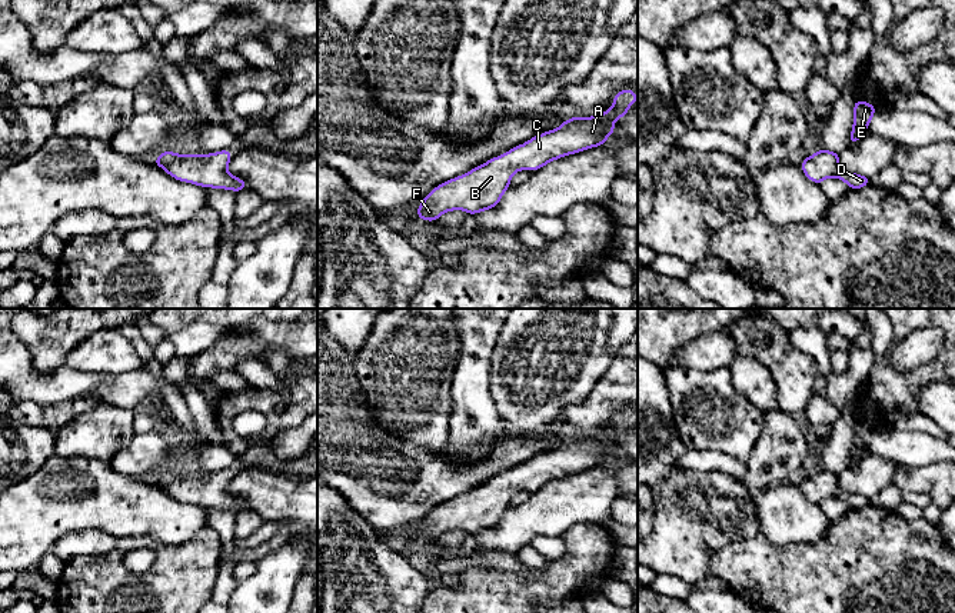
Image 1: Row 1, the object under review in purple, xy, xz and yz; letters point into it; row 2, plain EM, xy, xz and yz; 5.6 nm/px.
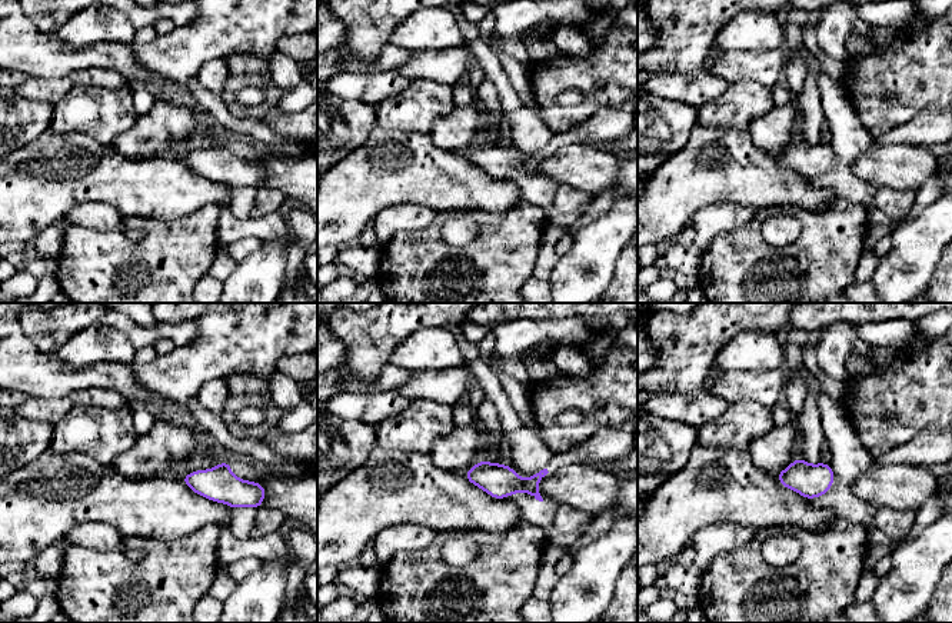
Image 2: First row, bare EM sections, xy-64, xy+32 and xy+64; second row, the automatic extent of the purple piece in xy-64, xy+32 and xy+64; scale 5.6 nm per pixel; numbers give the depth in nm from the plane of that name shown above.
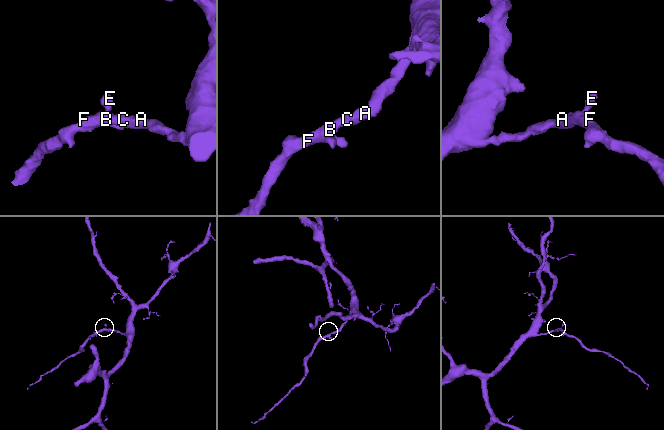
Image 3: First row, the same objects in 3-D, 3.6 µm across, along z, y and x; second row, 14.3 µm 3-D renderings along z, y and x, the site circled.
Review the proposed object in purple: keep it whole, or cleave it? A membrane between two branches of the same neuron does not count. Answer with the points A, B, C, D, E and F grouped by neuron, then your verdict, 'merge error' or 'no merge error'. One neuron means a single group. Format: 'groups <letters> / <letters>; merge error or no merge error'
groups A B C D E F; no merge error

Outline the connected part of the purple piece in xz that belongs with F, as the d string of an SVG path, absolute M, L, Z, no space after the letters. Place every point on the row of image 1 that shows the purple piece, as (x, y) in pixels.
M630 89L618 91L608 111L590 117L570 117L558 129L538 134L470 171L440 183L417 206L416 219L436 221L452 210L476 214L496 207L516 171L535 171L552 160L606 144L606 139L615 134L615 121L622 119L636 100L638 94Z

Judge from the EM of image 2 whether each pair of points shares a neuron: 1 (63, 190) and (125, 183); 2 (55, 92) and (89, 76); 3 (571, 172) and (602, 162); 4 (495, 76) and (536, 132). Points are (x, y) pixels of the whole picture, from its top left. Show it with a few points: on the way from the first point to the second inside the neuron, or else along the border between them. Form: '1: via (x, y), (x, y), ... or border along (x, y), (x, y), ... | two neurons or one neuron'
1: via (79, 183), (109, 183) | one neuron
2: via (63, 85), (80, 77) | one neuron
3: via (578, 166), (595, 166) | one neuron
4: via (505, 90), (511, 105), (522, 117) | one neuron

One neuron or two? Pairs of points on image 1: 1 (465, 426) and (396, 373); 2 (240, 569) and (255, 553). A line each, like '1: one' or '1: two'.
1: two
2: two

